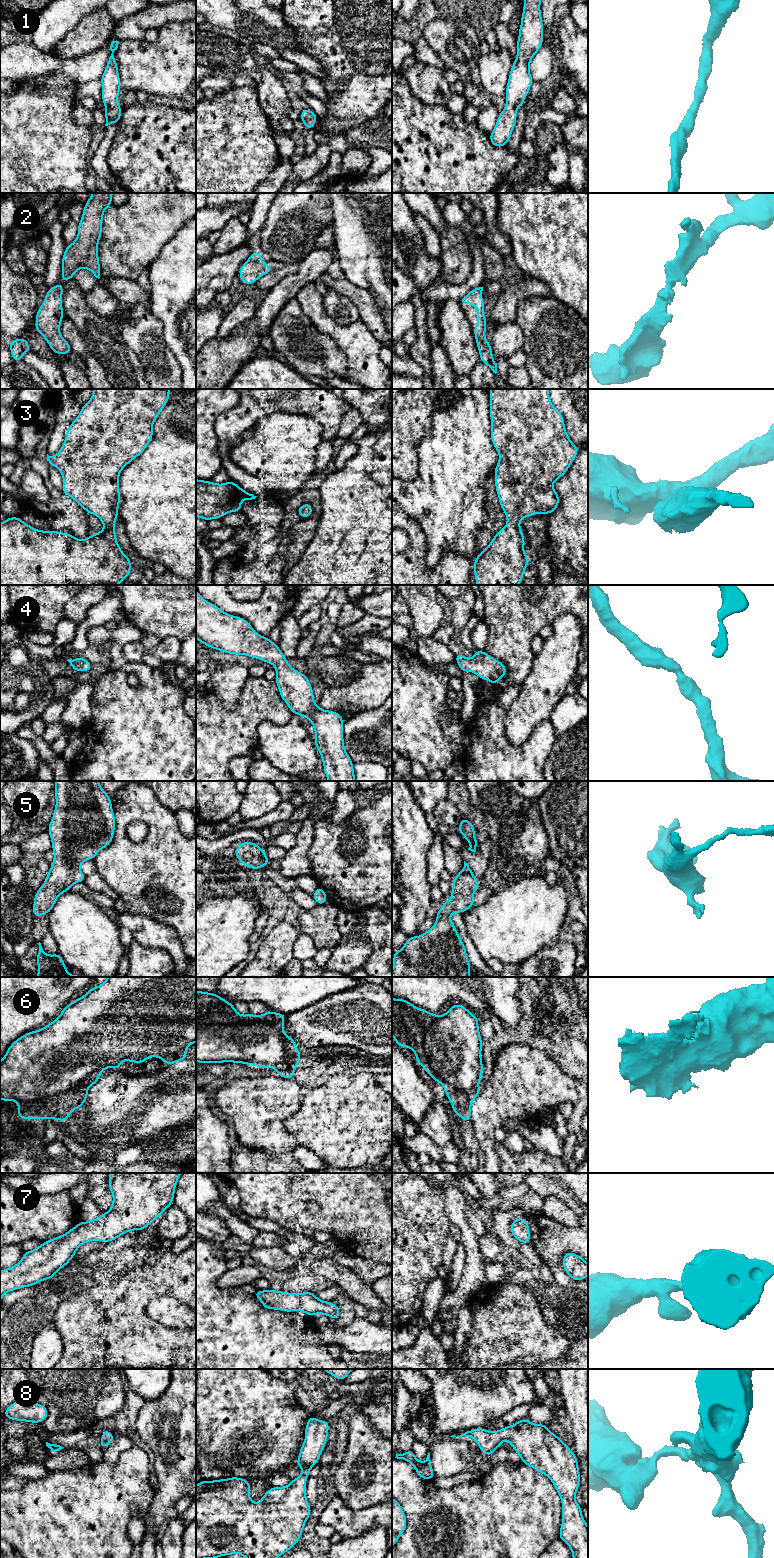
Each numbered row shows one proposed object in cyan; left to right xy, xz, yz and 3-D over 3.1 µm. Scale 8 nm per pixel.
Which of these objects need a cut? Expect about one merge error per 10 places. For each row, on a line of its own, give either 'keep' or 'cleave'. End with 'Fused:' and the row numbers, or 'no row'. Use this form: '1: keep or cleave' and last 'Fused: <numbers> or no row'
1: keep
2: keep
3: keep
4: keep
5: keep
6: keep
7: keep
8: keep
Fused: no row

